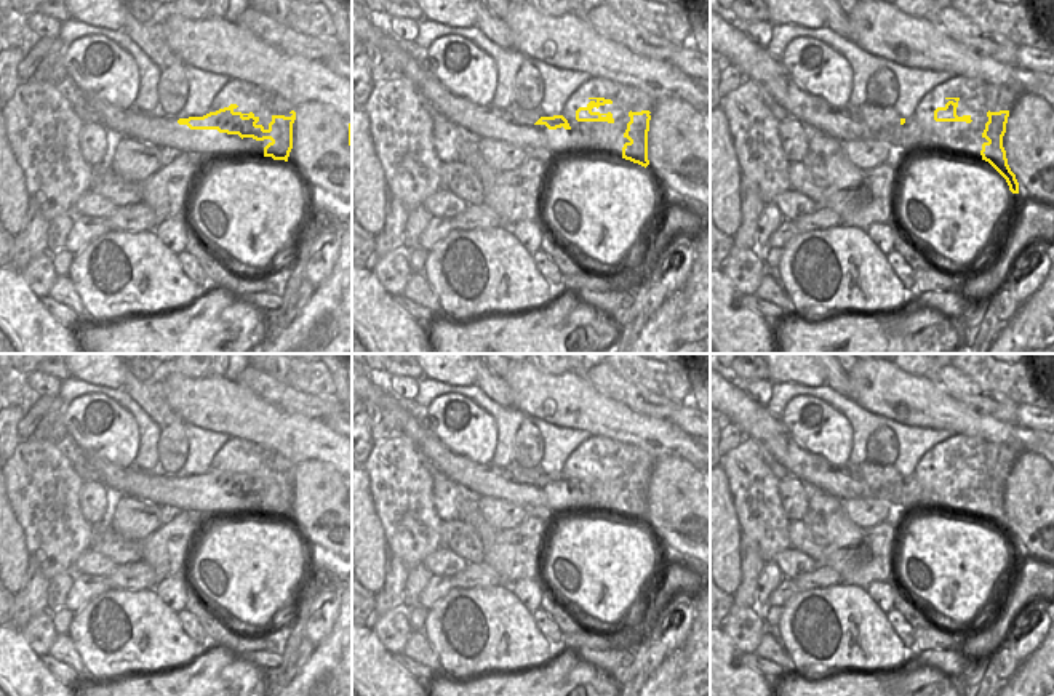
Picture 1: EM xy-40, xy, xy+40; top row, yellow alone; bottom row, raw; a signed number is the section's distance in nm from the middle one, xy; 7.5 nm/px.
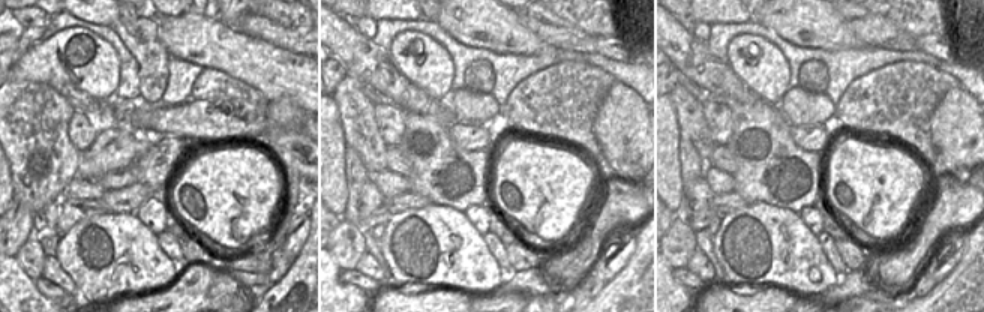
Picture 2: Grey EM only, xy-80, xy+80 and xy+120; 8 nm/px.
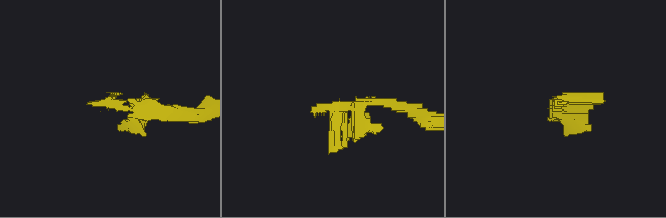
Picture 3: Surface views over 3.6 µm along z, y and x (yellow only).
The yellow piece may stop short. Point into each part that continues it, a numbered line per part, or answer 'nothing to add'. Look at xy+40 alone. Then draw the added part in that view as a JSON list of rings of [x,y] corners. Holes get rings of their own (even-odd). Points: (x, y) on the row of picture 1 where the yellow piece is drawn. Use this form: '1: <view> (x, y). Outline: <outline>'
1: xy+40 (728, 39). Outline: [[[710,8],[710,50],[725,64],[737,67],[745,80],[758,83],[789,117],[838,141],[883,141],[900,152],[921,146],[923,131],[913,115],[904,125],[872,130],[848,109],[836,109],[803,90],[765,46],[755,43],[742,24],[726,21]]]

